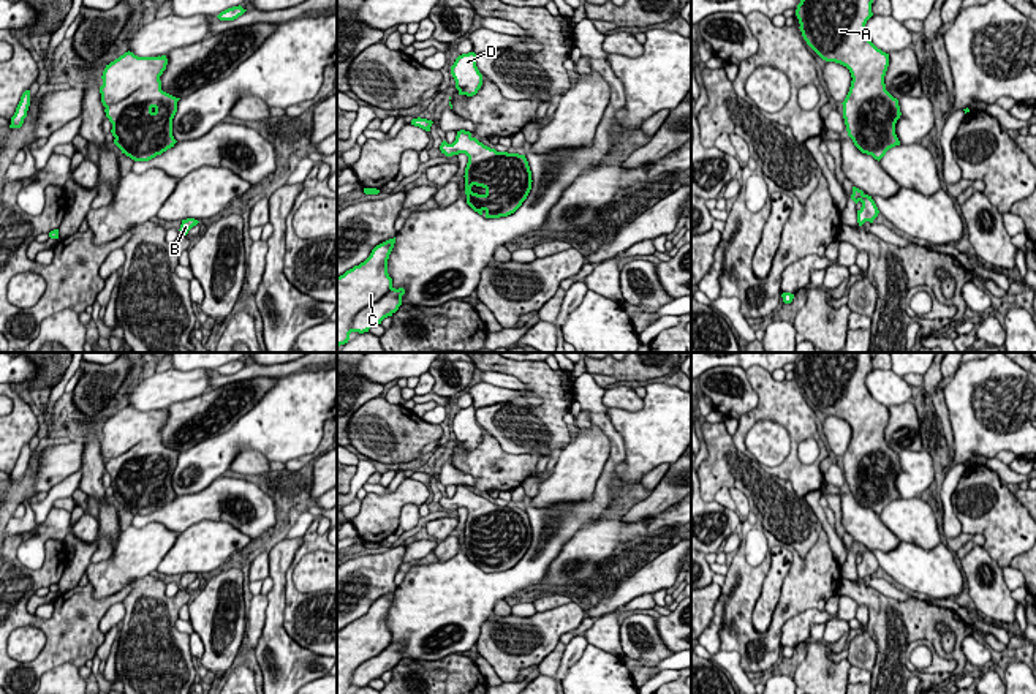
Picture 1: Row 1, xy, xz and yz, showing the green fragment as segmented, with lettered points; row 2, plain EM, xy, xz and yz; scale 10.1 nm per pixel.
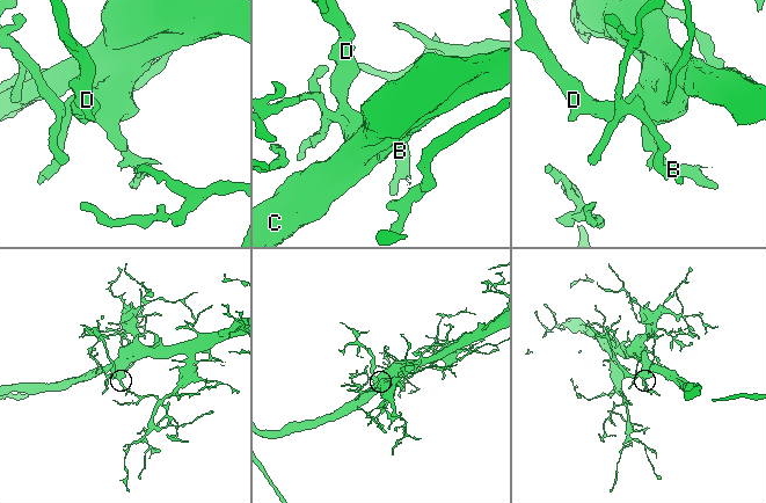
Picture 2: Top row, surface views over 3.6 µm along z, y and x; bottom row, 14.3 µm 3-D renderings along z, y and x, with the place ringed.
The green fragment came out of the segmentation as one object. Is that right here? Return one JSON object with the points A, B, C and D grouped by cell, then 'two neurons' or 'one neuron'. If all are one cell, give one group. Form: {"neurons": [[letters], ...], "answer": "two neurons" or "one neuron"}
{"neurons": [["A", "B", "C", "D"]], "answer": "one neuron"}

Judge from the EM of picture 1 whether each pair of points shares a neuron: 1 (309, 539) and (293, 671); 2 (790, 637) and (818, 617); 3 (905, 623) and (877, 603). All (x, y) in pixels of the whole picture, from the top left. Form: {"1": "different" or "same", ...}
{"1": "different", "2": "same", "3": "same"}

